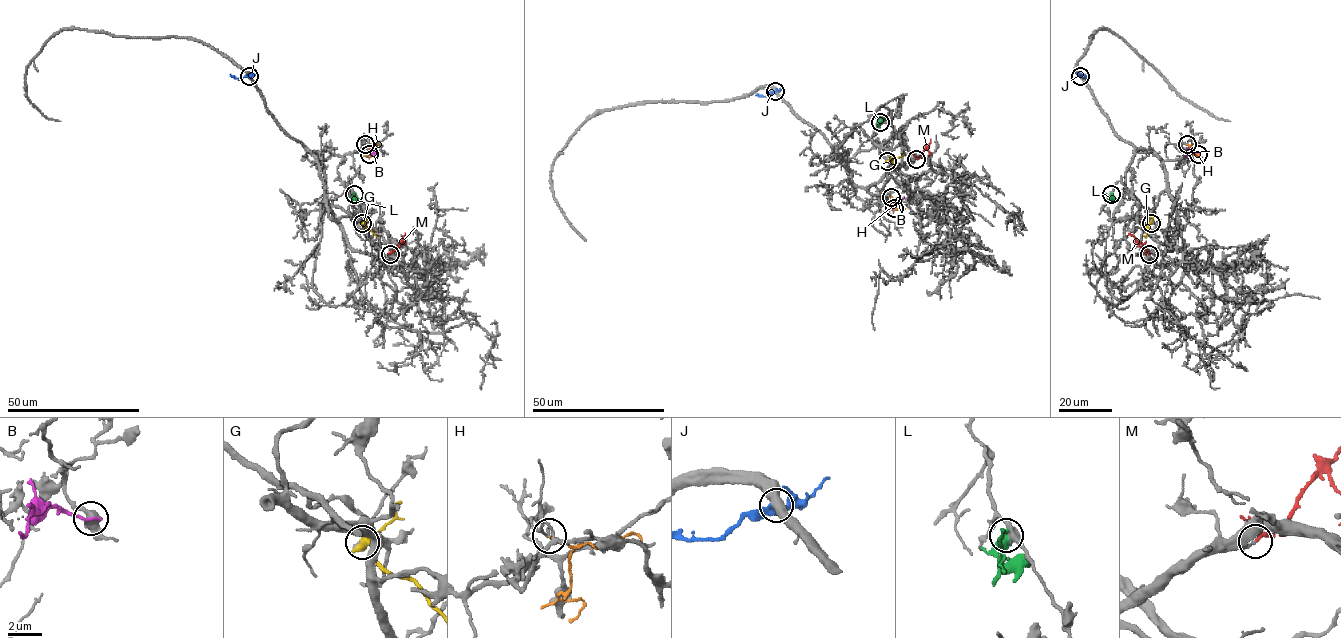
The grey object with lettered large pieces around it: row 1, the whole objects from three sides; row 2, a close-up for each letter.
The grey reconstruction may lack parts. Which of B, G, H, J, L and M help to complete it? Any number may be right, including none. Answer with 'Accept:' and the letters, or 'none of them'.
Accept: M

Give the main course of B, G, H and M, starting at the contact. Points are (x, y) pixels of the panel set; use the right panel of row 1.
B: (1198, 154), (1192, 151), (1186, 156)
G: (1151, 223), (1143, 235)
H: (1187, 145), (1200, 158)
M: (1149, 254), (1128, 233)

